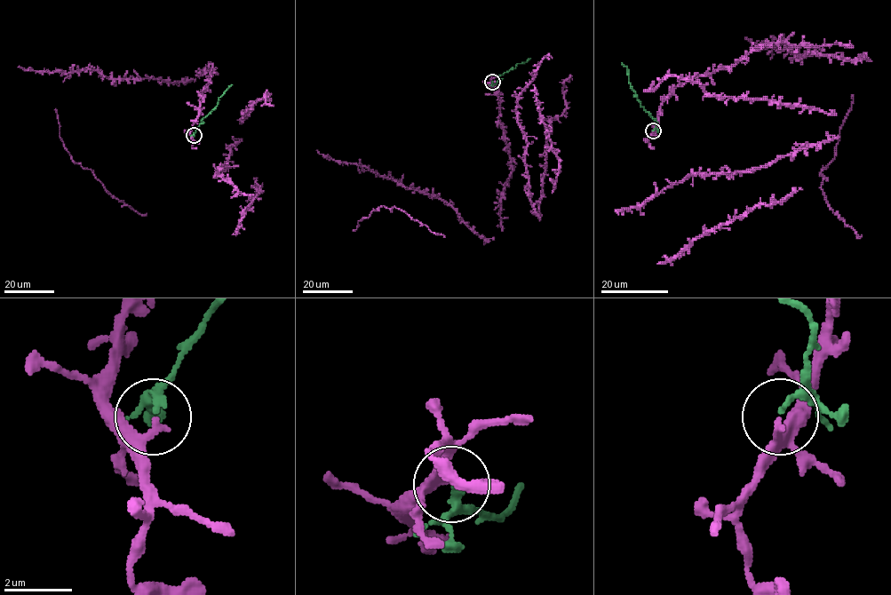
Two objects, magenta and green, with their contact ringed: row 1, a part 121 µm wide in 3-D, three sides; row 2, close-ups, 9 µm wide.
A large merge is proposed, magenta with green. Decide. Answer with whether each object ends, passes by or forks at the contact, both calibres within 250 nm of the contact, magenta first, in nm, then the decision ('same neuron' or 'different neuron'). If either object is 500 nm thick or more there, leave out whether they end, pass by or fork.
magenta ends; green passes by; calibres 240 and 140 nm; different neuron

